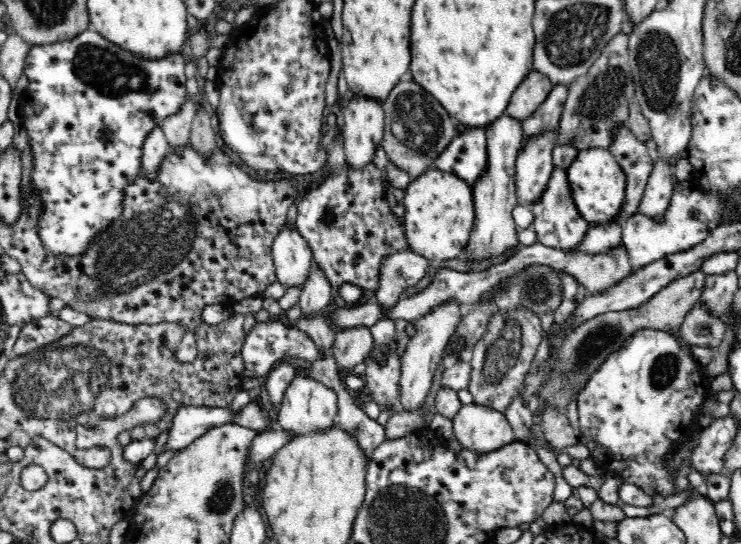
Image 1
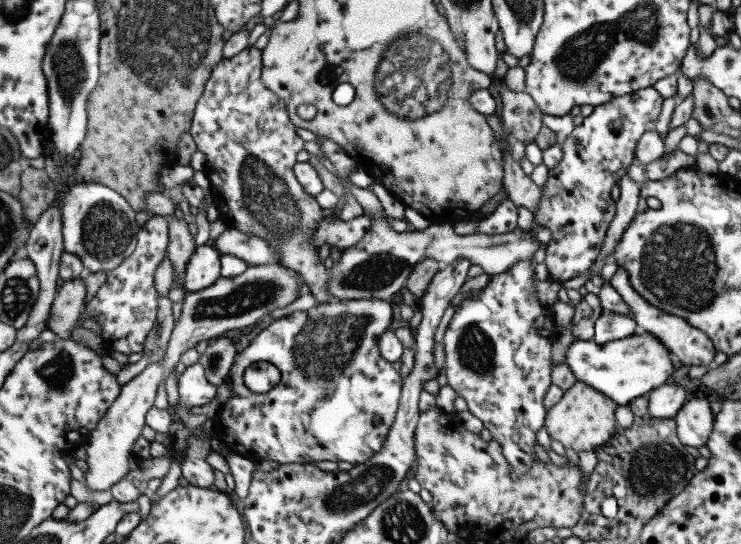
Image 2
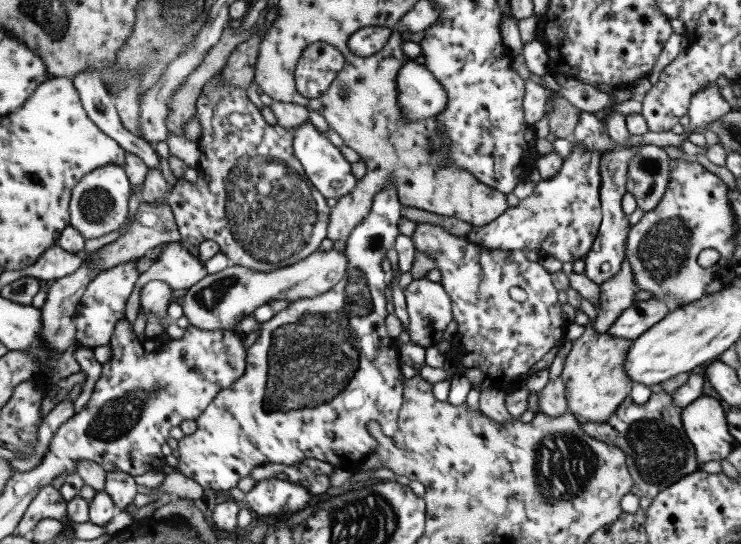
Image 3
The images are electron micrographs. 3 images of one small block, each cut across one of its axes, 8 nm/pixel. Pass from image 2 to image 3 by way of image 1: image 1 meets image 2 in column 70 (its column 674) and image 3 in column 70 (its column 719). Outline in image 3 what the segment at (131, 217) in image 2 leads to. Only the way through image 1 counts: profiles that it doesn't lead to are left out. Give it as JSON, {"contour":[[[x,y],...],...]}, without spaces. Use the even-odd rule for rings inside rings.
{"contour":[[[108,164],[96,168],[93,173],[82,177],[72,189],[69,204],[69,225],[77,232],[80,232],[85,242],[111,235],[120,230],[128,219],[130,195],[130,179],[128,179],[123,167]]]}

